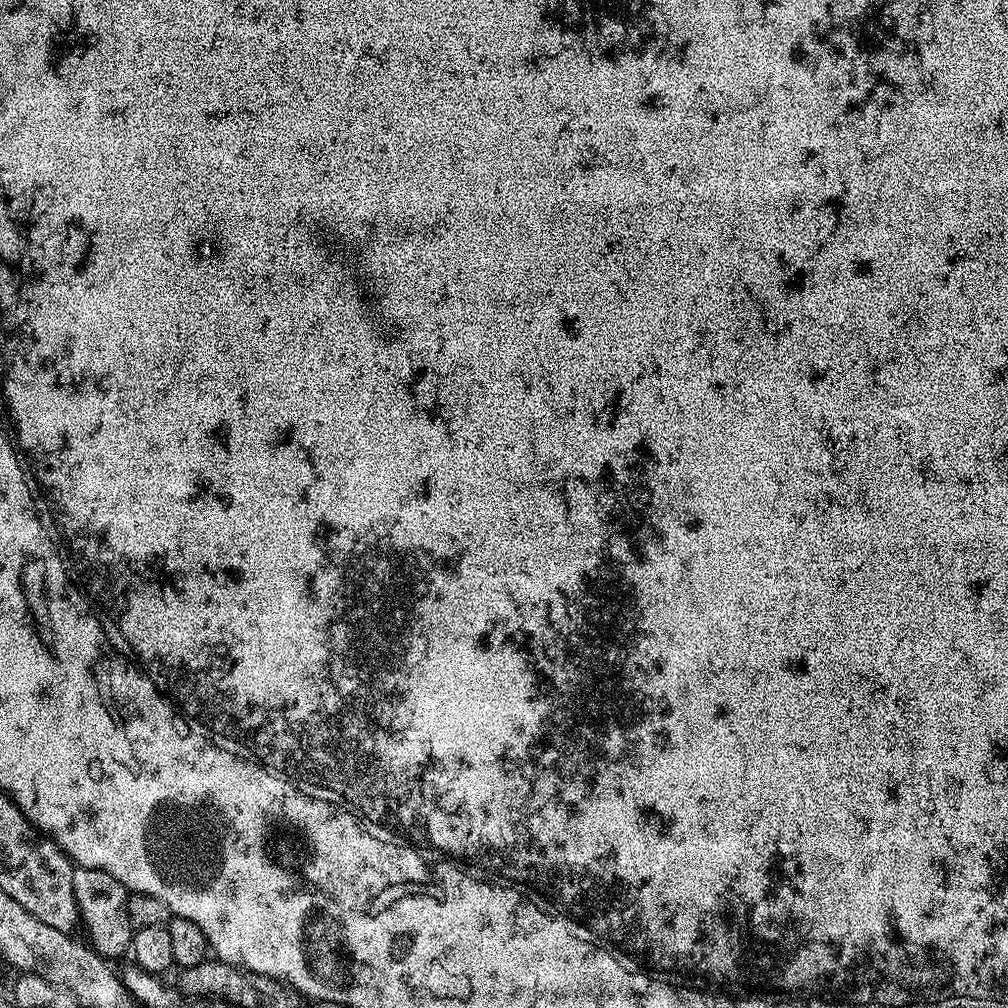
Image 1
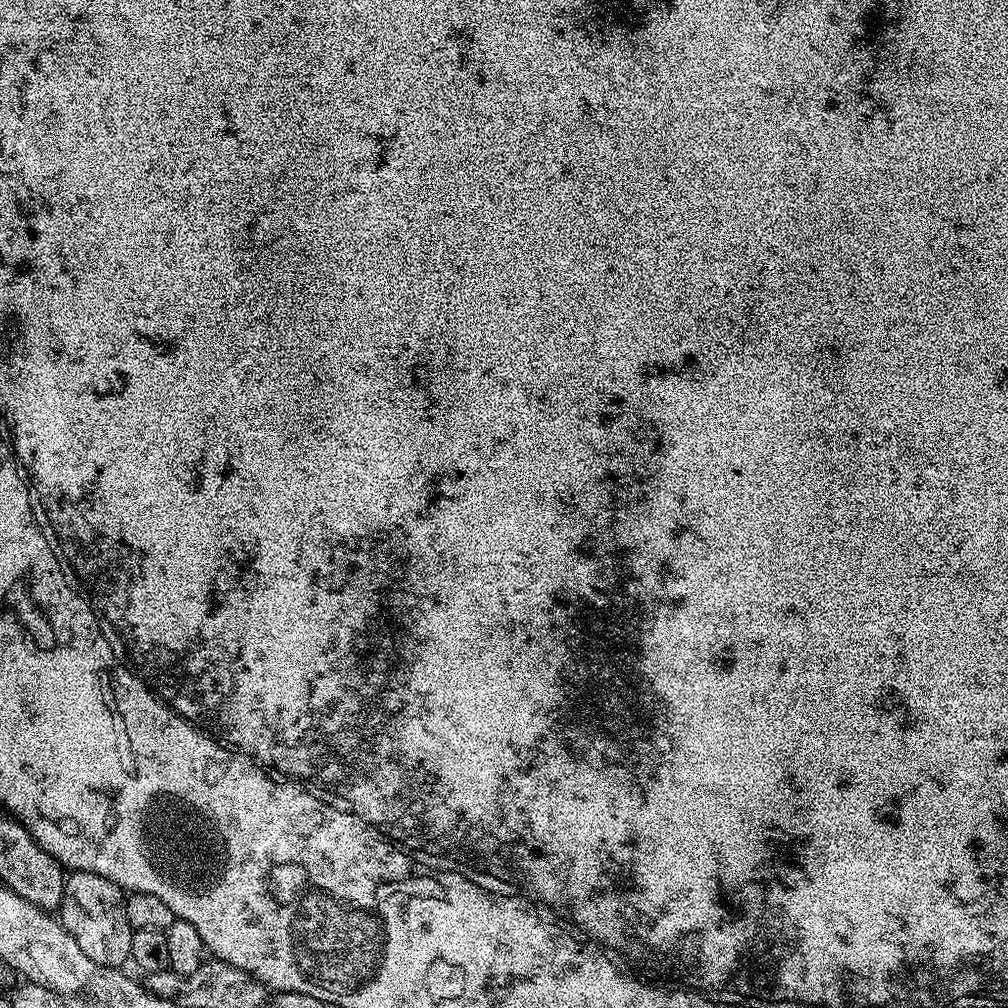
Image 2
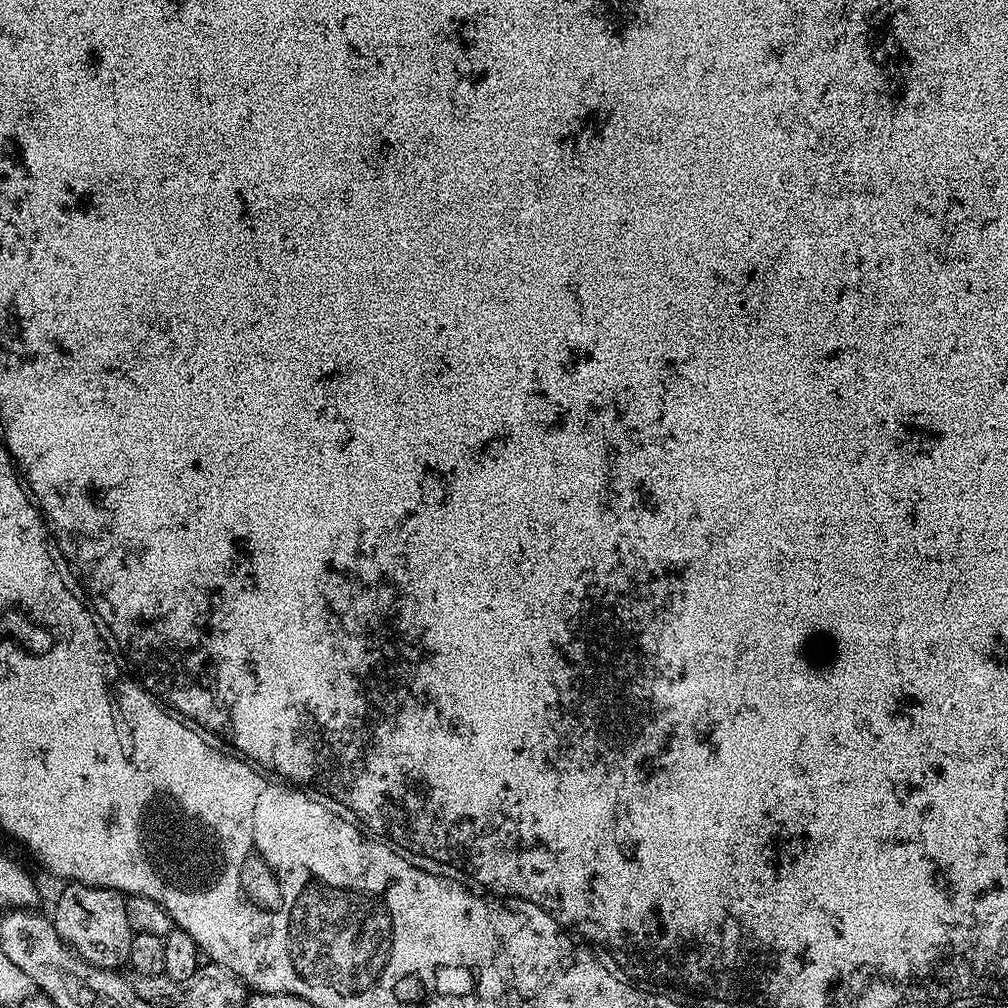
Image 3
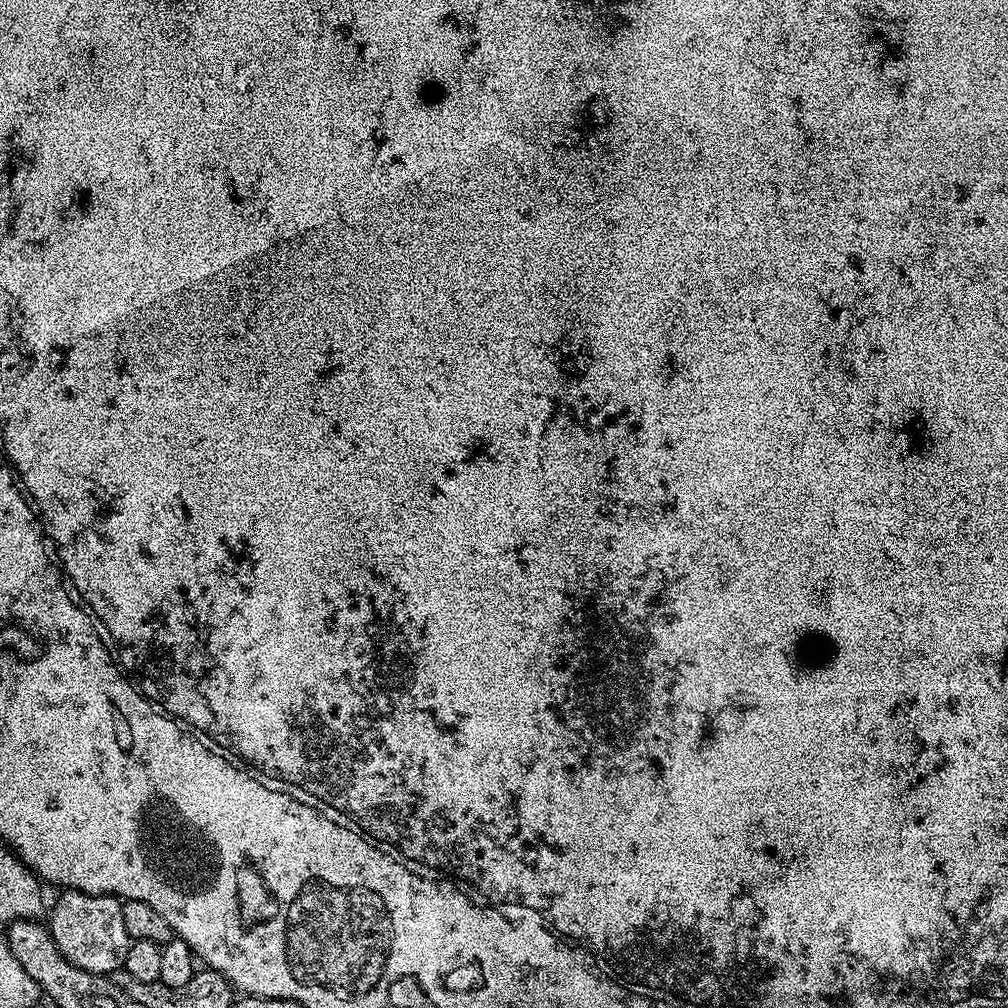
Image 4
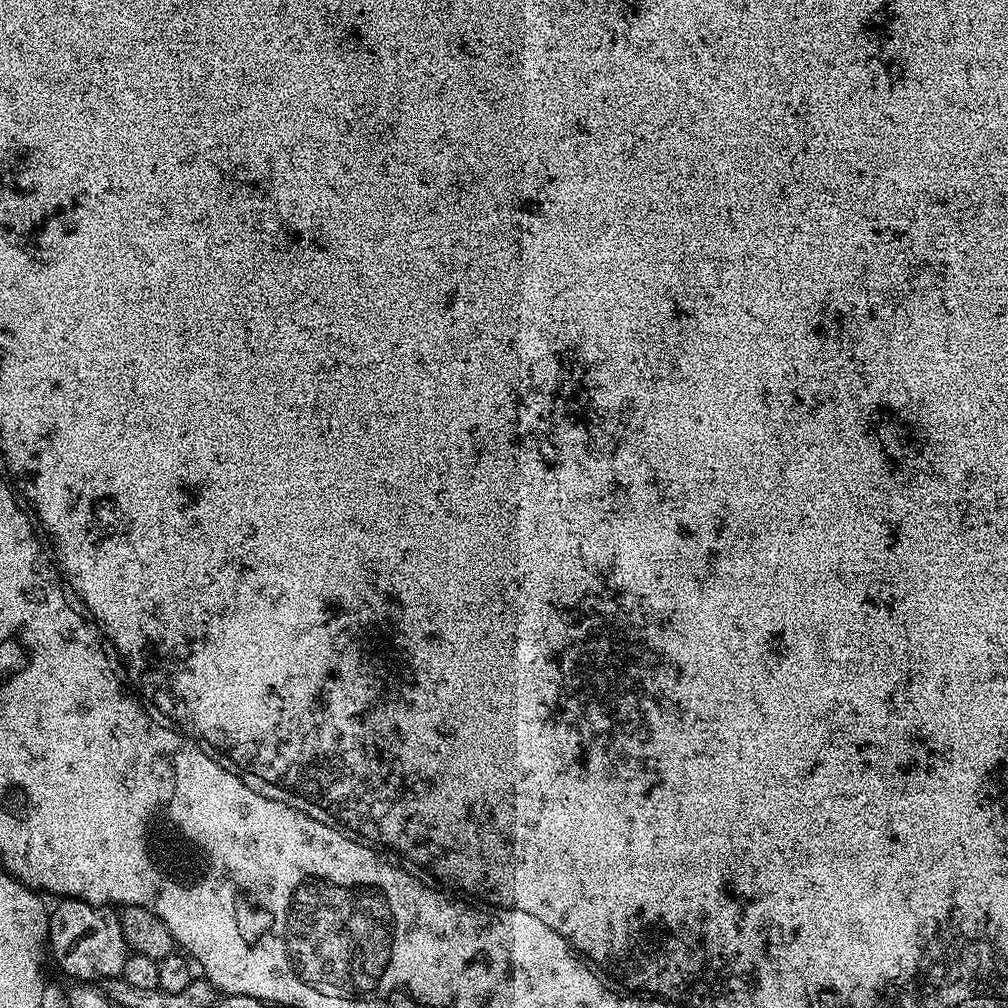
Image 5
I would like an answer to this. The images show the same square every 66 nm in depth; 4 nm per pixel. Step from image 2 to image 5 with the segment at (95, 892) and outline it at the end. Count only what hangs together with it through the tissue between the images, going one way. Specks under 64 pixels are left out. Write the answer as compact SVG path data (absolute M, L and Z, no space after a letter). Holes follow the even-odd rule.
M64 898L57 904L60 905L51 909L48 918L46 941L57 966L76 982L107 982L119 977L130 955L128 944L122 938L119 911L107 904L91 904L85 900Z

